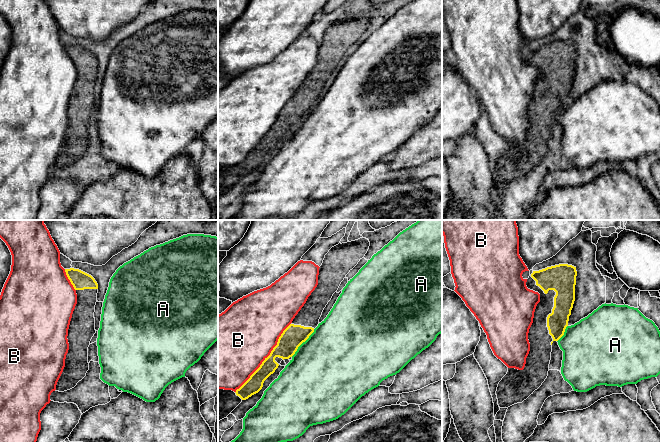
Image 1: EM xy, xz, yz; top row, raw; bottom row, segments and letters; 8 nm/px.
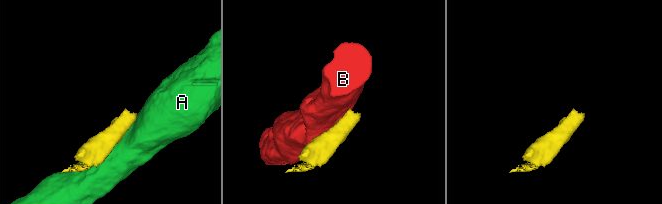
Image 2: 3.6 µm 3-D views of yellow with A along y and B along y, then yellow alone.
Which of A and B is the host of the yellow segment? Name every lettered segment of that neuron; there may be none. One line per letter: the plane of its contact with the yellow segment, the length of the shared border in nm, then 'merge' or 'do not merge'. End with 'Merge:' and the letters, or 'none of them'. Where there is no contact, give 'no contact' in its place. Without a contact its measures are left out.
A: meets yellow in xz; contact 300 nm long; do not merge
B: meets yellow in xz; contact 700 nm long; do not merge
Merge: none of them

